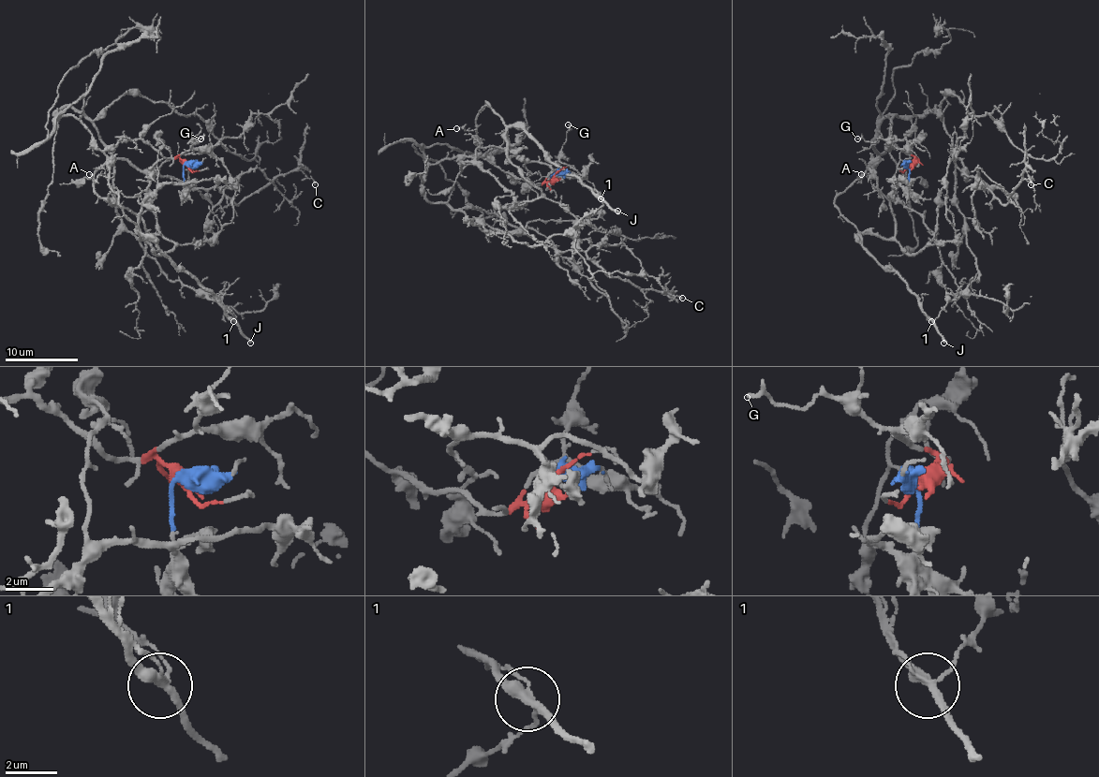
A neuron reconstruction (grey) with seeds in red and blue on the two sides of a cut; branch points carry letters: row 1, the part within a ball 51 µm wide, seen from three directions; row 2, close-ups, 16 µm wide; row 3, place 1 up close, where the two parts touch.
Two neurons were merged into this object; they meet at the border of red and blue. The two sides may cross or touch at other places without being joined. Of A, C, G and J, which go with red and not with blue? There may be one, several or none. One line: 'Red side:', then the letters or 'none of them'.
Red side: C, G

